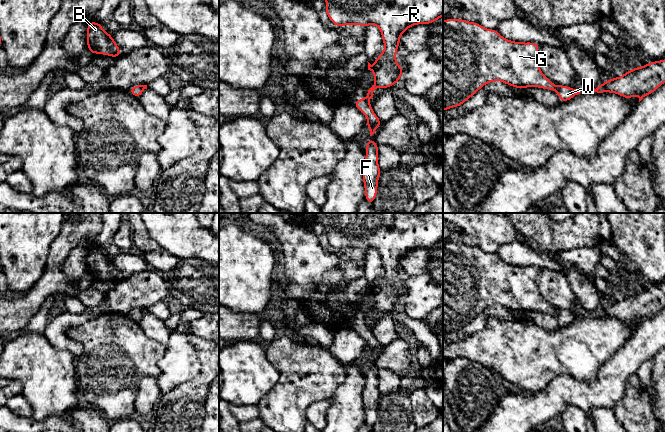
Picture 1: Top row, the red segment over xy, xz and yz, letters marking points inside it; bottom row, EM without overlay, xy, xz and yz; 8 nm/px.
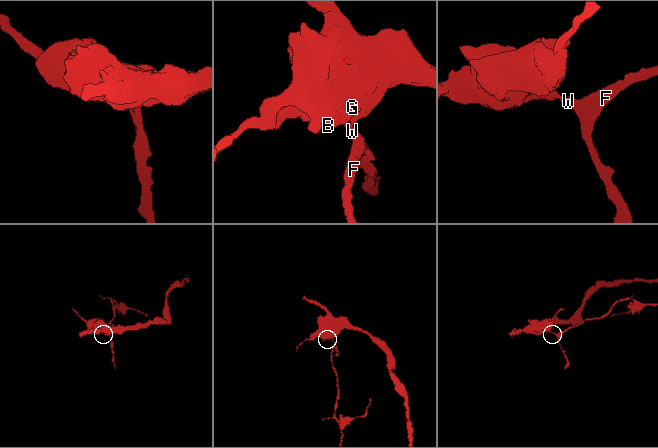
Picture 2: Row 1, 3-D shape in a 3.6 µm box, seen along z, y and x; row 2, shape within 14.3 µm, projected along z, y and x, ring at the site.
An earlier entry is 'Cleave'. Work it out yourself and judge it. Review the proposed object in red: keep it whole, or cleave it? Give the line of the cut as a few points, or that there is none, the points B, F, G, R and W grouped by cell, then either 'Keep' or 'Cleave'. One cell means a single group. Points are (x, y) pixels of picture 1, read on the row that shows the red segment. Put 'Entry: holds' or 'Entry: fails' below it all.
Split along yz (556, 86), (554, 89). Groups: B G R / F W. Cleave
Entry: holds

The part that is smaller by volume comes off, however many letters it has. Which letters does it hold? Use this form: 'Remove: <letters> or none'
Remove: F, W

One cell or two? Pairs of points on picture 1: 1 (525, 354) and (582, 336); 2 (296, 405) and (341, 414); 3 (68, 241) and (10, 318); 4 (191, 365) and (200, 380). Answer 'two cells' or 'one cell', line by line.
1: one cell
2: two cells
3: one cell
4: two cells

